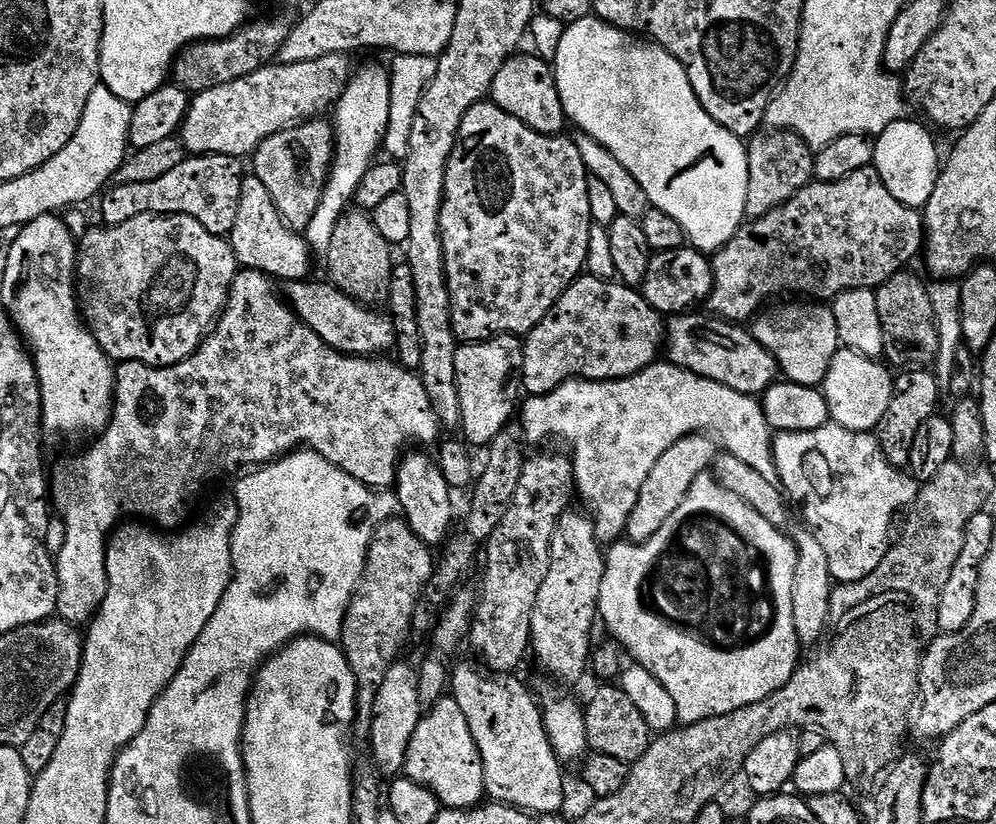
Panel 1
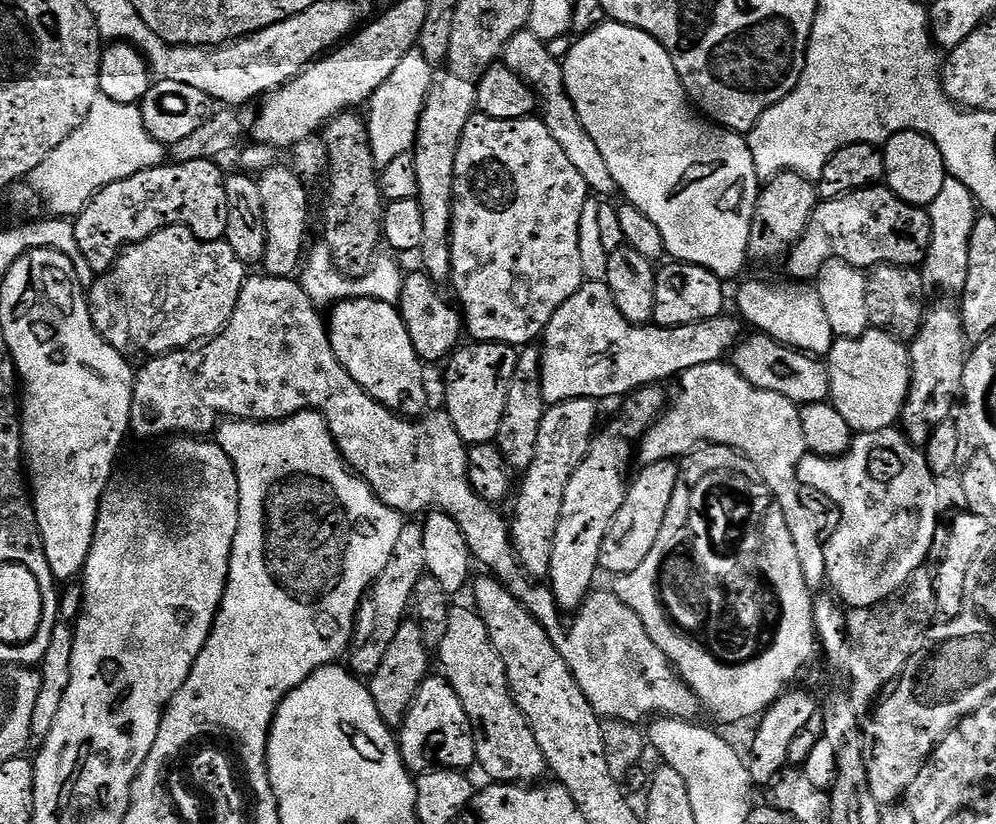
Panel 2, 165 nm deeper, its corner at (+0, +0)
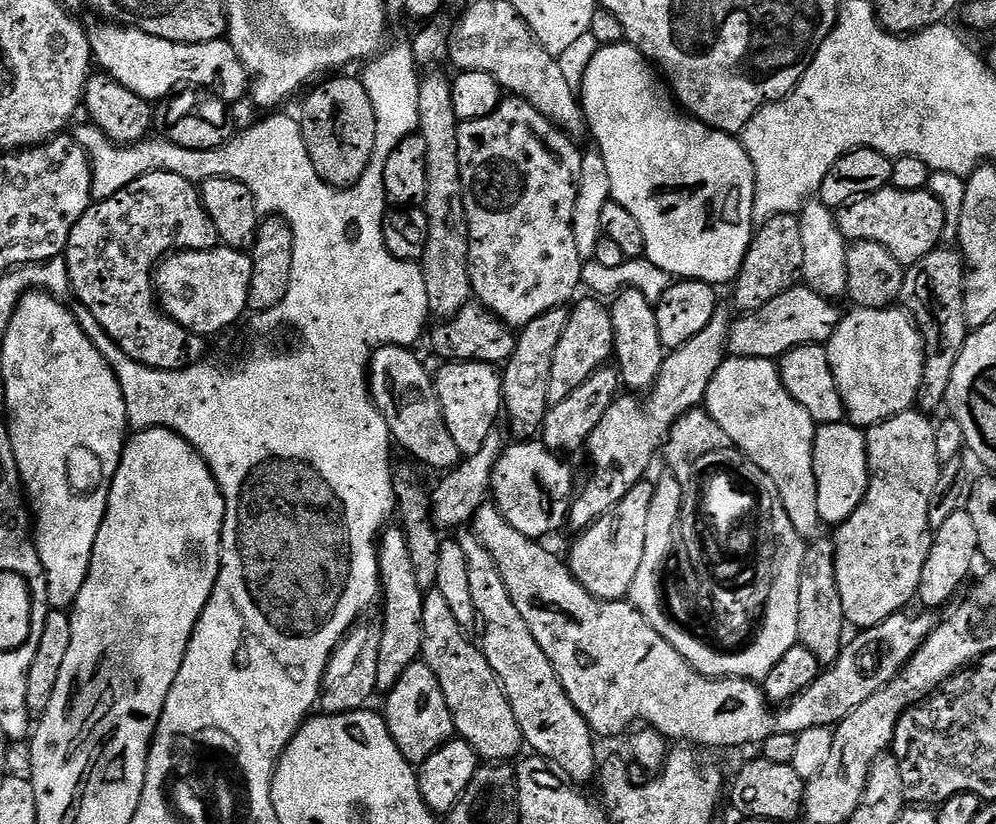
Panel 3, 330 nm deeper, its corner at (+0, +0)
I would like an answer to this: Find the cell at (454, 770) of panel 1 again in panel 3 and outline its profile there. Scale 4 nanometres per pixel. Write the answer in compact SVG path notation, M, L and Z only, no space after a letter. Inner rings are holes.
M423 662L412 664L398 678L398 682L387 693L388 700L382 707L382 715L400 753L407 758L409 764L423 764L434 750L453 739L456 727L450 714L450 706L446 706L446 694L442 694L442 686L438 686L438 678L434 670Z

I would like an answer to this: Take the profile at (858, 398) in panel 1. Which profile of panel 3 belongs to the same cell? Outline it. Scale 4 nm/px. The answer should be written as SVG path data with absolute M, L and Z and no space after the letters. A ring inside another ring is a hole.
M896 306L856 308L841 319L826 347L847 423L867 430L916 404L924 373L924 340L907 311Z

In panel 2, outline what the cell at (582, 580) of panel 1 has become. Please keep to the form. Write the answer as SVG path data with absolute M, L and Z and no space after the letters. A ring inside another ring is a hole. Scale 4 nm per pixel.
M649 386L646 388L639 388L637 392L631 393L623 397L622 403L624 404L620 408L620 413L617 414L616 420L612 420L608 425L601 427L597 431L596 435L592 438L592 447L589 448L588 452L582 458L582 462L578 466L578 470L574 470L574 474L570 478L569 484L566 485L566 495L562 497L562 514L558 518L558 534L554 534L552 539L552 553L550 554L550 570L546 577L547 583L552 589L554 598L556 599L556 604L565 613L572 614L579 609L580 605L583 604L584 599L593 591L594 585L592 583L596 580L596 572L600 568L600 551L602 550L602 542L608 537L608 531L610 530L610 522L614 518L614 514L618 514L618 510L622 506L624 501L624 495L628 492L628 484L626 481L629 479L630 471L628 472L628 447L633 447L634 442L639 441L640 437L652 427L654 421L657 419L658 413L661 411L662 403L660 404L660 399L663 398L664 392L663 387L660 386Z

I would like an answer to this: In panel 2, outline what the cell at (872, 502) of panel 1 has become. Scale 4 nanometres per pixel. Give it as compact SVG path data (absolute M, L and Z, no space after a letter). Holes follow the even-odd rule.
M891 427L877 432L861 432L853 435L851 443L839 455L805 454L796 463L796 469L805 489L821 492L840 511L840 521L824 546L826 584L849 609L872 608L887 600L925 565L928 551L936 540L936 484L932 481L935 480L934 474L923 451L903 431Z

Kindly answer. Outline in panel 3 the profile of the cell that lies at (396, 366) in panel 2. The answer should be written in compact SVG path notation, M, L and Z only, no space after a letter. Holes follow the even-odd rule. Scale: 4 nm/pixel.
M396 344L373 351L370 361L372 402L386 418L393 441L399 447L401 444L413 456L413 461L421 460L416 462L425 469L437 468L440 474L444 474L455 468L462 457L450 430L446 430L446 418L438 402L433 373L424 369L423 362L414 353L412 348L400 348Z

